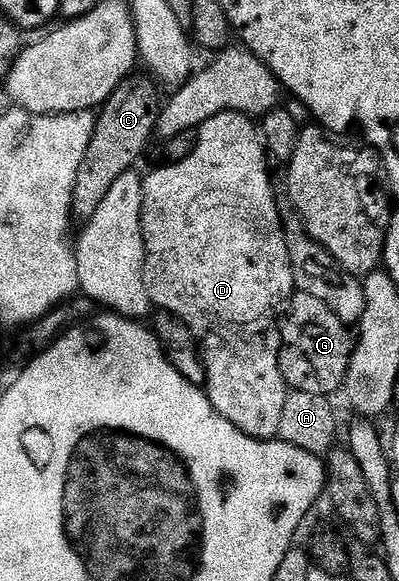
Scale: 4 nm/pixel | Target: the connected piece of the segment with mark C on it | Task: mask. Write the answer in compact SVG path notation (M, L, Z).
M131 76L121 82L113 96L97 111L92 140L88 144L88 152L84 152L84 164L80 164L80 172L76 172L75 219L88 219L92 212L96 212L96 208L100 208L104 196L108 196L112 189L112 184L116 184L120 176L131 173L137 167L134 165L141 160L146 145L147 150L151 145L150 137L155 137L160 113L159 87L150 78L151 83L146 78L138 77Z

